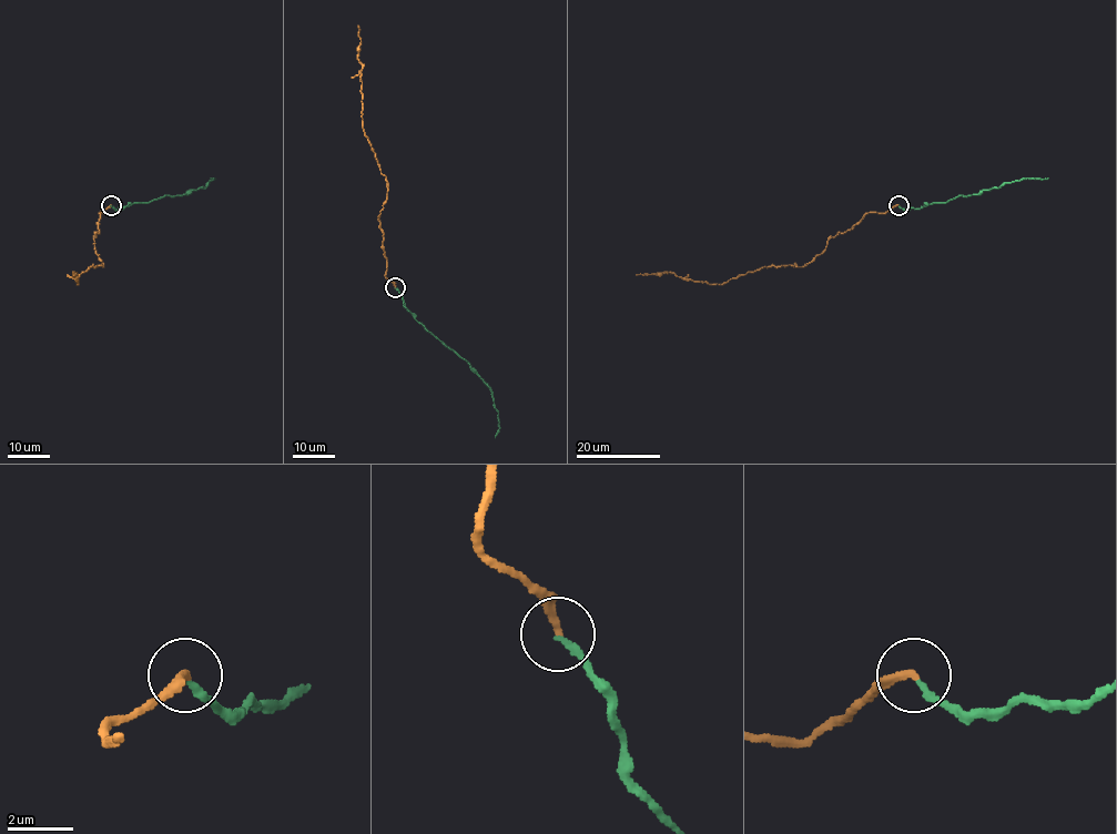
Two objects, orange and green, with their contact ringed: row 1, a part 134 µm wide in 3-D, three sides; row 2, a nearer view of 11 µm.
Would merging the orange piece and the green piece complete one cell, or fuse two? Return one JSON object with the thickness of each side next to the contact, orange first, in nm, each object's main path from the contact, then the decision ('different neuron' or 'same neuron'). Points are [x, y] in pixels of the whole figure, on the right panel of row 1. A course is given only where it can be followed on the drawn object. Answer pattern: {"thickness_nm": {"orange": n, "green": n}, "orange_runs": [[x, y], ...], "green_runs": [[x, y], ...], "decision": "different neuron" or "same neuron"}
{"thickness_nm": {"orange": 240, "green": 240}, "orange_runs": [[897, 205], [867, 213], [801, 267], [762, 267], [722, 284], [671, 272], [636, 275]], "green_runs": [[899, 205], [904, 210], [922, 209], [957, 195], [980, 194], [1024, 178], [1048, 178]], "decision": "same neuron"}

